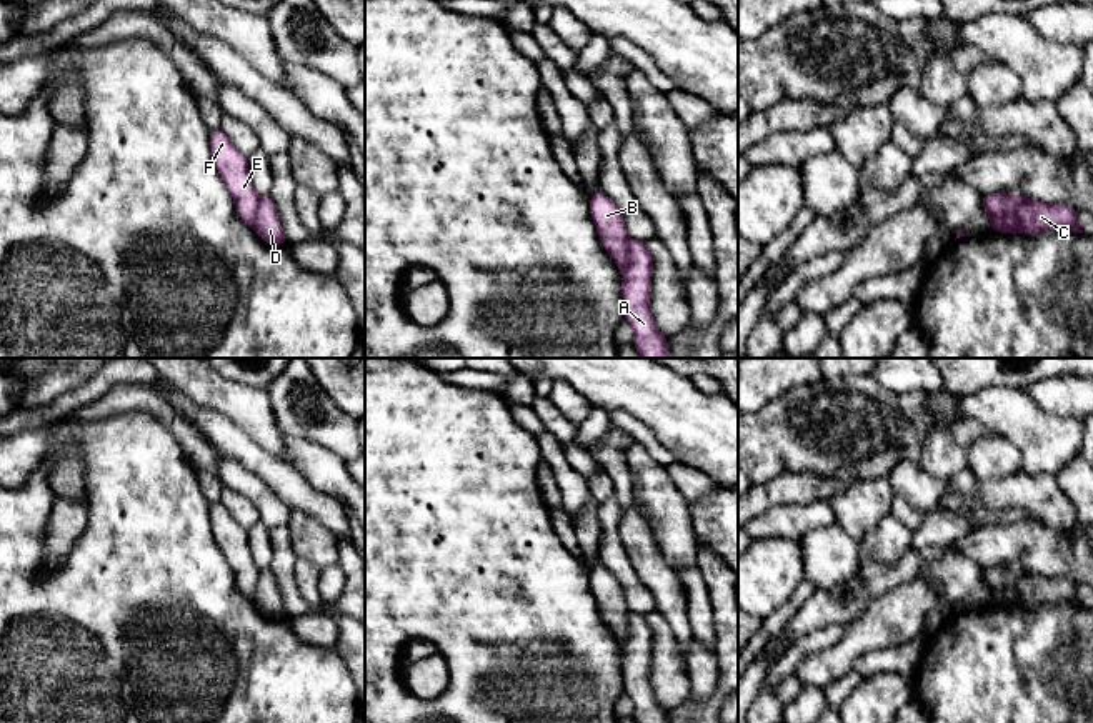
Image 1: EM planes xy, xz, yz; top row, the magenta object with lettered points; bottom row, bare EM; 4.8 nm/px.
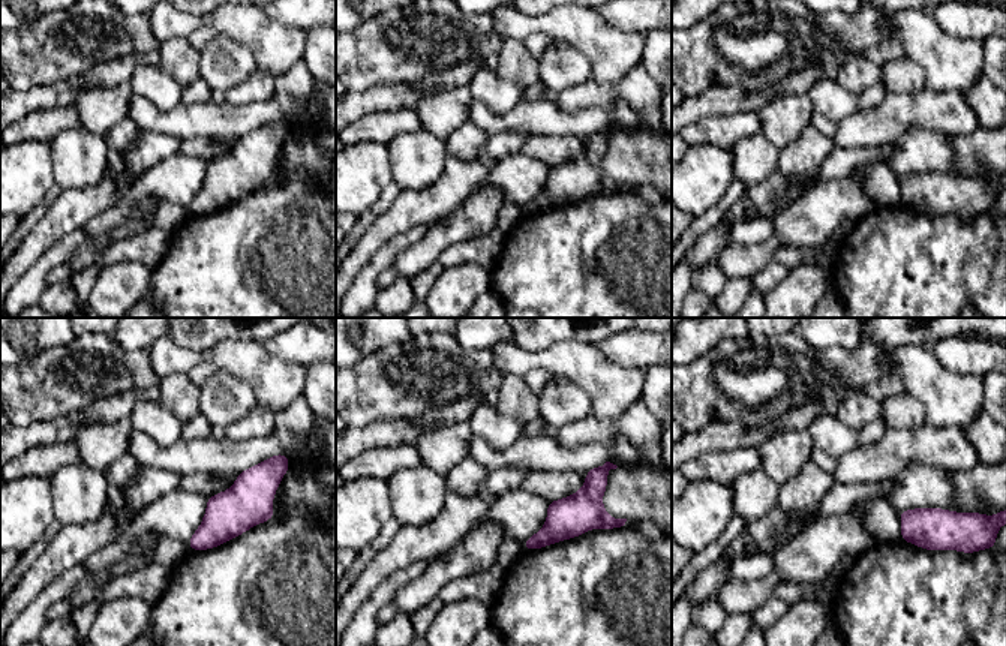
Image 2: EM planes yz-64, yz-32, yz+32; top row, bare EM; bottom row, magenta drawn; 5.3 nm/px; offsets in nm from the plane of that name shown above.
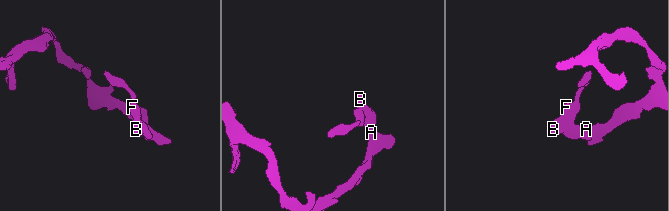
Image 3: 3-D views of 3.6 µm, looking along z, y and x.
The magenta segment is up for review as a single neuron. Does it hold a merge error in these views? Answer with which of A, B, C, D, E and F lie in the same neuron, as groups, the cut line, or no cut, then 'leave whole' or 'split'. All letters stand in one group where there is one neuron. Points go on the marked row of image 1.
A C D / B E F | yz (1028, 199), (1012, 214), (997, 215), (992, 224) | split

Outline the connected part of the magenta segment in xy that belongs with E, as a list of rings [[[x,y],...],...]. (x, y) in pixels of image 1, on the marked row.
[[[218,127],[210,132],[210,150],[215,168],[233,197],[238,218],[253,227],[260,197],[253,190],[245,157]]]

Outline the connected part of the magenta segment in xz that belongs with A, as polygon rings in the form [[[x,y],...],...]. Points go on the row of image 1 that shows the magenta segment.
[[[628,240],[628,262],[621,272],[623,317],[635,332],[633,347],[640,358],[670,358],[670,338],[653,322],[651,300],[653,260],[646,242]]]

